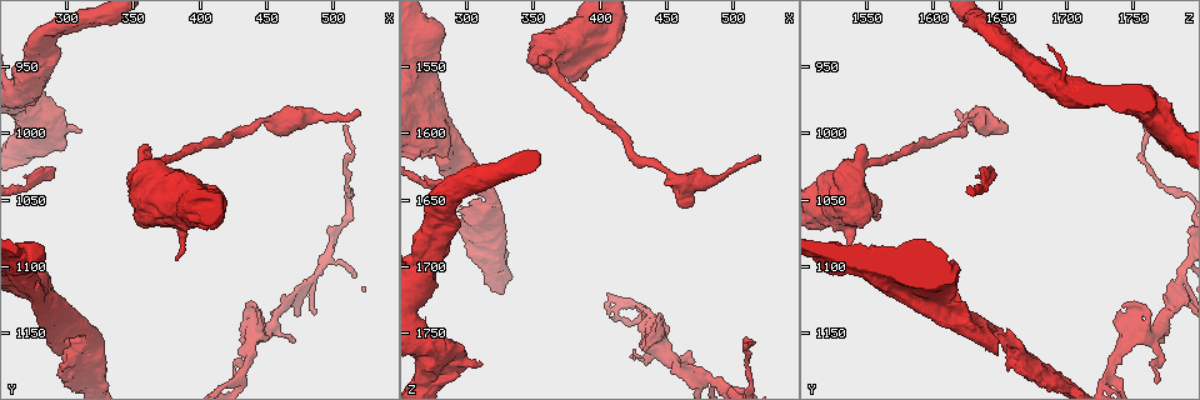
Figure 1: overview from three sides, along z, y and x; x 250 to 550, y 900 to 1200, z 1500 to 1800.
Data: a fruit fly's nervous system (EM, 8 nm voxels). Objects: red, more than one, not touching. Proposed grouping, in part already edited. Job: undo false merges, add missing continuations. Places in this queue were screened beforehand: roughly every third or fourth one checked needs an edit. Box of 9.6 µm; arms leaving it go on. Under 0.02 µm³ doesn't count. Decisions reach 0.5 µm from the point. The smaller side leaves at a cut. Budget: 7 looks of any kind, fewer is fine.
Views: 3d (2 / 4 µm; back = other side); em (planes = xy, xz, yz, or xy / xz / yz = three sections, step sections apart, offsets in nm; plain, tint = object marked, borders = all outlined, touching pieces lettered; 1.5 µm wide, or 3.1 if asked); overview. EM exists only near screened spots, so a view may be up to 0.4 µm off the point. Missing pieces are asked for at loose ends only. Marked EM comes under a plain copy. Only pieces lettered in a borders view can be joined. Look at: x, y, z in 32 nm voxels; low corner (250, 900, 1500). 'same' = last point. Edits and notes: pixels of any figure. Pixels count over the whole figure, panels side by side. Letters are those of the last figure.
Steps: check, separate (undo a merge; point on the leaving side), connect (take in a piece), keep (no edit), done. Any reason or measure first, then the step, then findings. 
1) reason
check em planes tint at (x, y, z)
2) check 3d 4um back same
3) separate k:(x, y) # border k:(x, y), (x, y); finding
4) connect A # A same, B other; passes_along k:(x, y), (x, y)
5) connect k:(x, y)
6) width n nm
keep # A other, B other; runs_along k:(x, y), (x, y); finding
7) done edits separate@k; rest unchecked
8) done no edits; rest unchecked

thick end
check em 3.1um planes borders at (388, 1064, 1560)

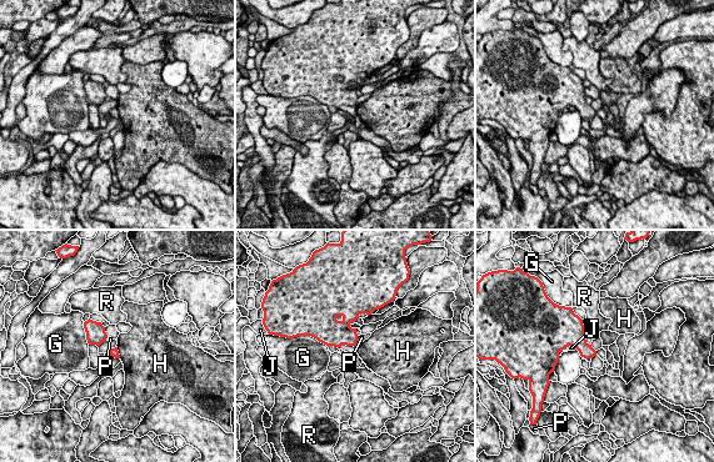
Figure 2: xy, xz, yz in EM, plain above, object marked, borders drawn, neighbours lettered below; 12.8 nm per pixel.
keep # G other, H other, J other, P other, R other; border 2:(116, 346), (120, 357); none of them fits

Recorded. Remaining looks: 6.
tapers out
check 3d 2um at (520, 982, 1618)

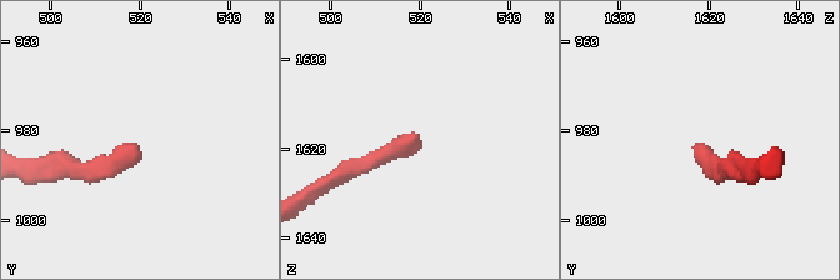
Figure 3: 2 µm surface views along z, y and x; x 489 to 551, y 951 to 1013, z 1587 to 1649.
check em planes tint at (517, 983, 1616)

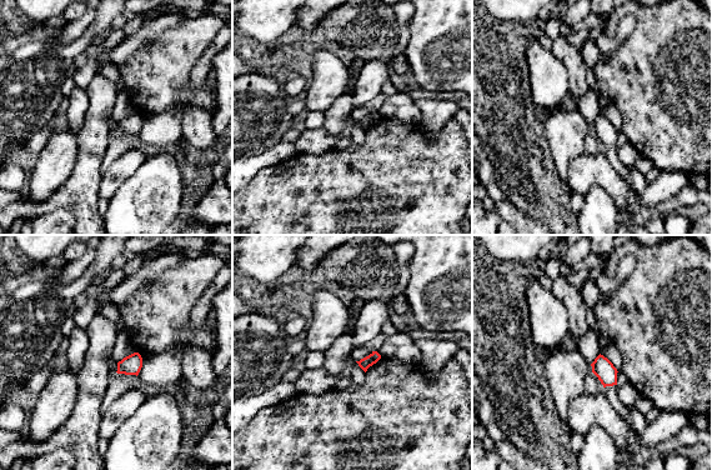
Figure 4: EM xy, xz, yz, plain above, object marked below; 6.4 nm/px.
see the neighbours
check em planes borders same

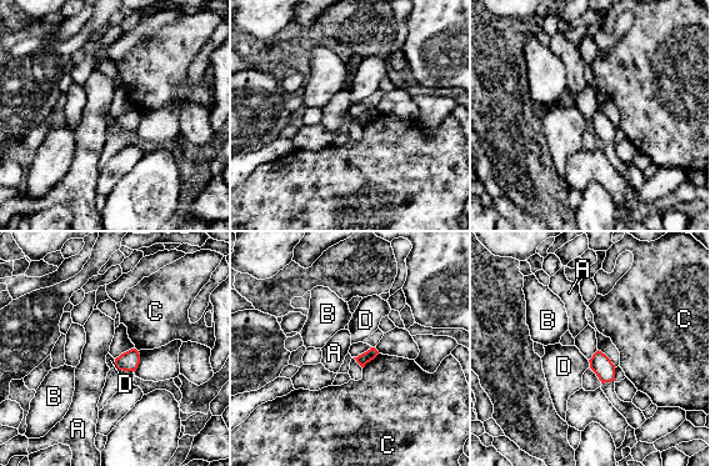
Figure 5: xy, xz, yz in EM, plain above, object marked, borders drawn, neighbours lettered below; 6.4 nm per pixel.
longest_contact C 150 nm
keep # A other, B other, C other, D other; border 5:(115, 359), (113, 367); none of them fits

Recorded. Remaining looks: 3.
free end
check 3d 2um at (468, 1158, 1772)

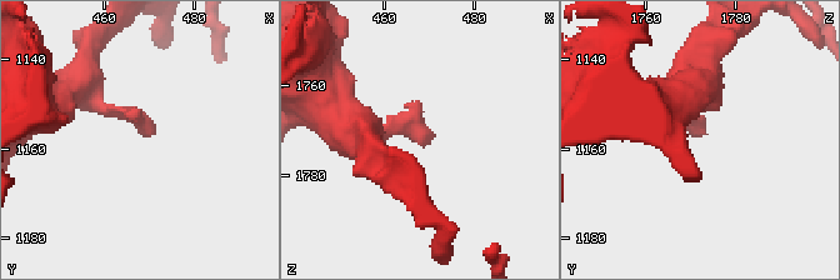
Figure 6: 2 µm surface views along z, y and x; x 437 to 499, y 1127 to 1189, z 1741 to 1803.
shape alone is not enough
check em planes borders at (468, 1157, 1772)

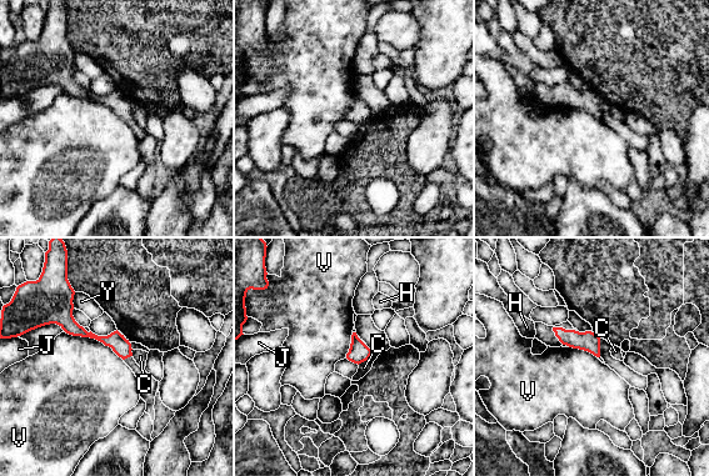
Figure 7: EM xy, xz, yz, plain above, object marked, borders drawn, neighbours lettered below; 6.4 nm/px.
longest_contact V 420 nm
keep # C other, H other, J other, V other, Y other; runs_along 7:(51, 317), (128, 352); none of them fits

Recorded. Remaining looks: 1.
done no edits; rest unchecked

